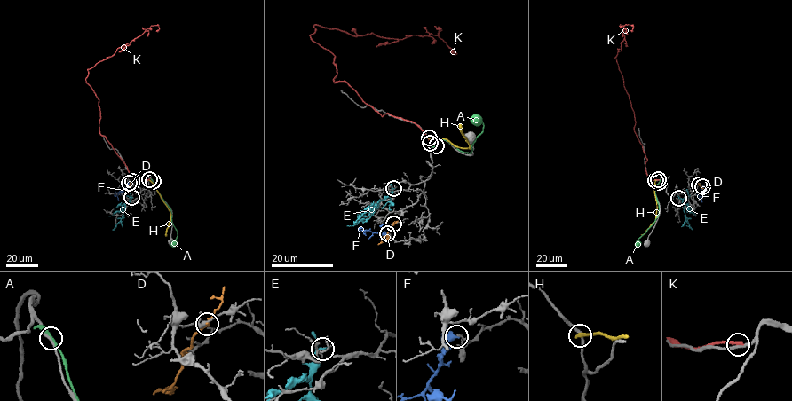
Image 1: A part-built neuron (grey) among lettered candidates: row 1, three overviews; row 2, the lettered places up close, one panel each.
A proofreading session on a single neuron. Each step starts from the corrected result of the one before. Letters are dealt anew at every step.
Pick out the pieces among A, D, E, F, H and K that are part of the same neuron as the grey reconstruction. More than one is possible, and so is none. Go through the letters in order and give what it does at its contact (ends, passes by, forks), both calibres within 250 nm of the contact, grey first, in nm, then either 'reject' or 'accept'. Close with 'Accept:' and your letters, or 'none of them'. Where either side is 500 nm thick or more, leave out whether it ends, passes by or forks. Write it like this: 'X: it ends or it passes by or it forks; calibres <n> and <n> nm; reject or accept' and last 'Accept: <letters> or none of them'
A: it passes by; calibres 240 and 220 nm; reject
D: it passes by; calibres 260 and 200 nm; reject
E: it passes by; calibres 130 and 160 nm; reject
F: it passes by; calibres 110 and 360 nm; reject
H: it ends; calibres 240 and 320 nm; reject
K: it ends; calibres 240 and 300 nm; reject
Accept: none of them

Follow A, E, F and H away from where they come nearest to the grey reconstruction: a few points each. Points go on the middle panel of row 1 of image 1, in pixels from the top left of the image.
A: (436, 146), (440, 140), (447, 140), (458, 150), (471, 153), (473, 141), (483, 130), (479, 118), (473, 121)
E: (393, 188), (389, 196), (353, 221)
F: (388, 232), (380, 235), (366, 230), (363, 233), (366, 235)
H: (429, 138), (447, 140), (456, 147), (469, 149), (460, 123)

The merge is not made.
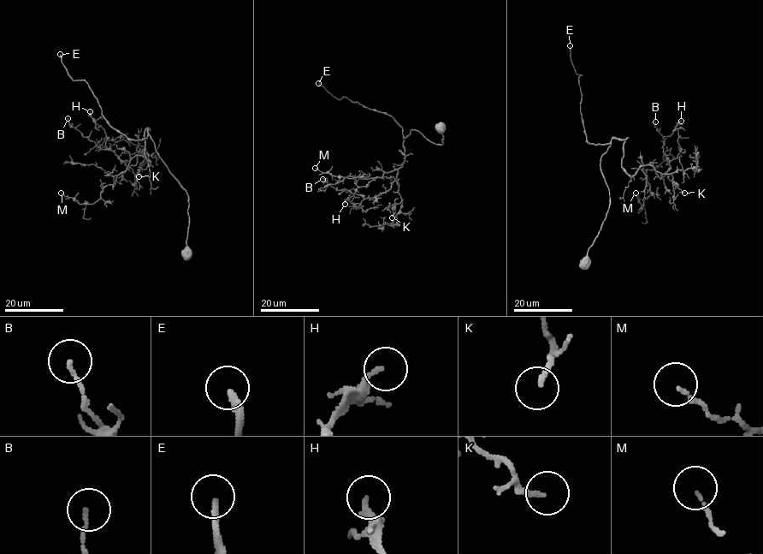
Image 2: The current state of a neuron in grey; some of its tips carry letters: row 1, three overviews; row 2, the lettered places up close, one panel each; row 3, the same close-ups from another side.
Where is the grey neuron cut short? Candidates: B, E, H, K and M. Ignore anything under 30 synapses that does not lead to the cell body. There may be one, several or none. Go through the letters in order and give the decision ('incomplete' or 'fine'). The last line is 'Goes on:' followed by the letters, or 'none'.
B: fine
E: incomplete
H: fine
K: incomplete
M: fine
Goes on: E, K

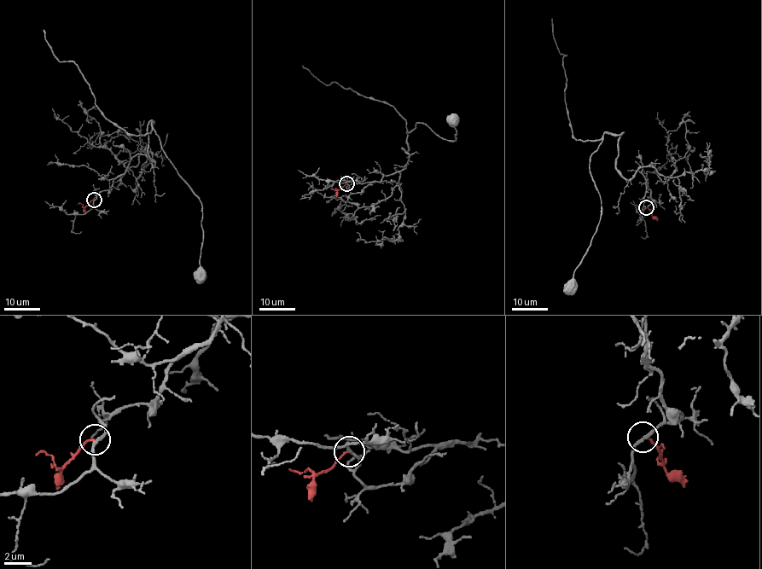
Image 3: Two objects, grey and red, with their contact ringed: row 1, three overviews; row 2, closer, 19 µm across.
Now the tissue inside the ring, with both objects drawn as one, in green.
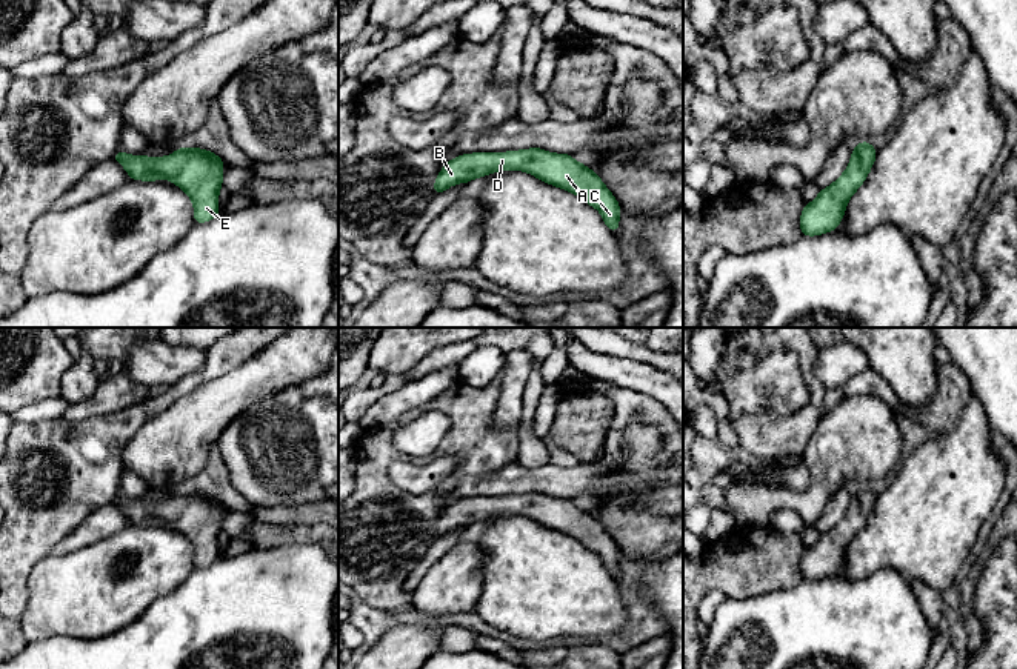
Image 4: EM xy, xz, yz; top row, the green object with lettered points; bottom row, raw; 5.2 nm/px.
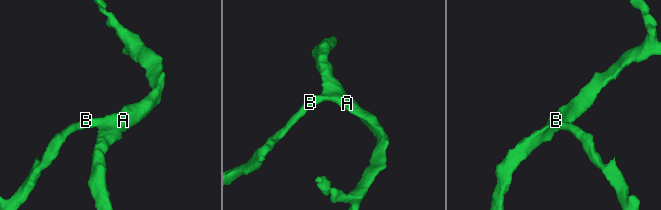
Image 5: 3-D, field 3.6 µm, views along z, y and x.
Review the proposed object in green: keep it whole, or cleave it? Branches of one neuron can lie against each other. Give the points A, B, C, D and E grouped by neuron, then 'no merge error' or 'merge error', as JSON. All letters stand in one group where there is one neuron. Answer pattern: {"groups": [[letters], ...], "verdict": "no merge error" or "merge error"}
{"groups": [["A", "B", "C", "D", "E"]], "verdict": "no merge error"}

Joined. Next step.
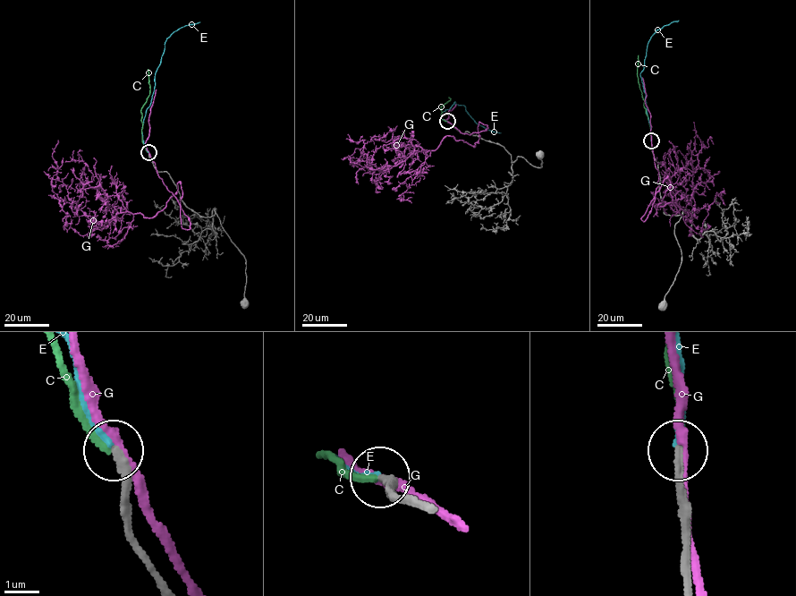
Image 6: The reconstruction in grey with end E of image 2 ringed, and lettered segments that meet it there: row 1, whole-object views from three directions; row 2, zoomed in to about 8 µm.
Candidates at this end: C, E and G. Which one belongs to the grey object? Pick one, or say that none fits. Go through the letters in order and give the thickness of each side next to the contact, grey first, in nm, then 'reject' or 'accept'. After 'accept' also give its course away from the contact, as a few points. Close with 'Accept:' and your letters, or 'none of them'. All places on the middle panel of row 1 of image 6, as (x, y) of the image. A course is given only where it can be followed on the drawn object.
C: 240/200 nm | accept | via (446, 121), (441, 118), (441, 106), (450, 99), (448, 97)
E: 240/170 nm | reject
G: 280/240 nm | reject
Accept: C

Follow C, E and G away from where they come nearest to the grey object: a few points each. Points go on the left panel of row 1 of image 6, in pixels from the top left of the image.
C: (148, 152), (142, 140), (141, 111), (150, 92), (148, 69)
E: (148, 152), (142, 139), (143, 121), (150, 105), (155, 74), (165, 42), (185, 25), (200, 22)
G: (148, 153), (181, 202), (178, 183), (152, 217), (122, 212), (91, 228), (56, 174), (52, 155), (57, 140)

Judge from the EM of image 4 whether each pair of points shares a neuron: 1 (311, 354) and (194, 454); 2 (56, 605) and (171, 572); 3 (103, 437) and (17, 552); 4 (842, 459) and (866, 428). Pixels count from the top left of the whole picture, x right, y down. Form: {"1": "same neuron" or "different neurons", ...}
{"1": "same neuron", "2": "same neuron", "3": "same neuron", "4": "same neuron"}

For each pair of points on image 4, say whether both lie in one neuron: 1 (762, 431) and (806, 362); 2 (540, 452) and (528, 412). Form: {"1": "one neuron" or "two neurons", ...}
{"1": "one neuron", "2": "one neuron"}

